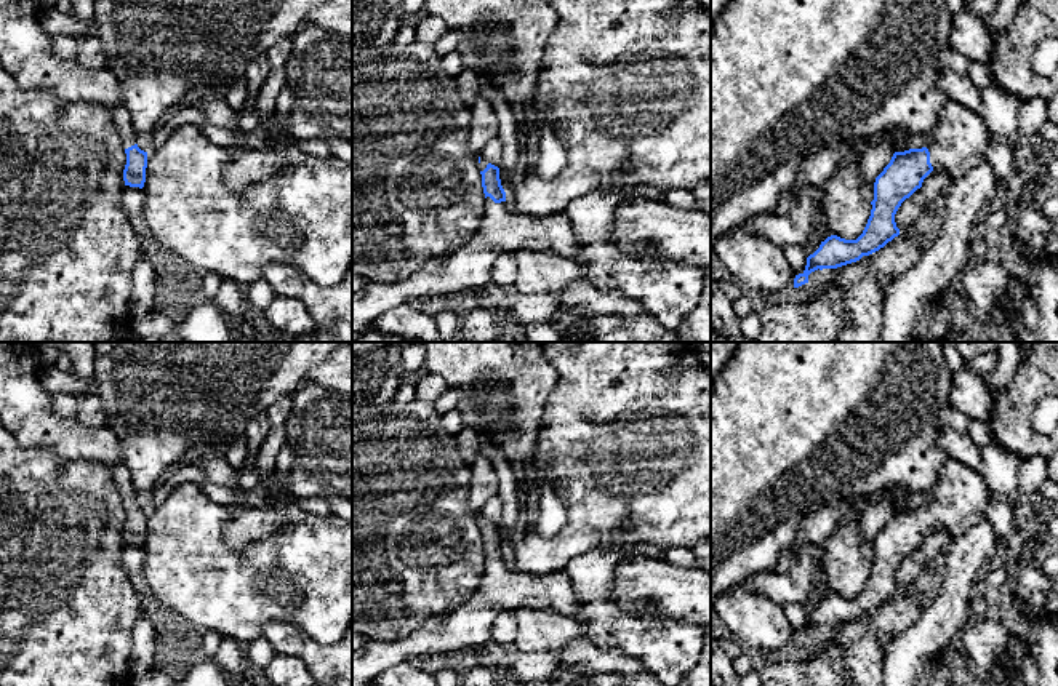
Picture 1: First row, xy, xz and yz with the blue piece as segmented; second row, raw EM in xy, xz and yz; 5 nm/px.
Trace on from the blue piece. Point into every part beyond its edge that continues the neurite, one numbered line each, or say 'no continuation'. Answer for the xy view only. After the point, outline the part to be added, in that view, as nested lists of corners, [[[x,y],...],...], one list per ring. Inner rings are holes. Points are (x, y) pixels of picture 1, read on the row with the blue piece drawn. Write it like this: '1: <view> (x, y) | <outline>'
1: xy (120, 114) | [[[117,106],[112,109],[112,118],[122,138],[123,147],[128,149],[138,142],[139,133],[131,123],[131,117],[126,107]]]

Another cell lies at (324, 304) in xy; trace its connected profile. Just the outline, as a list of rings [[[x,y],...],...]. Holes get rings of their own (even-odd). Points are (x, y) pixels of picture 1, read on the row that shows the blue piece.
[[[271,264],[262,278],[277,296],[298,299],[317,325],[347,321],[352,326],[352,264],[346,277],[335,286],[311,281],[299,269],[287,264]]]

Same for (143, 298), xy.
[[[144,256],[133,269],[133,293],[130,297],[131,318],[147,315],[155,309],[155,270]]]

